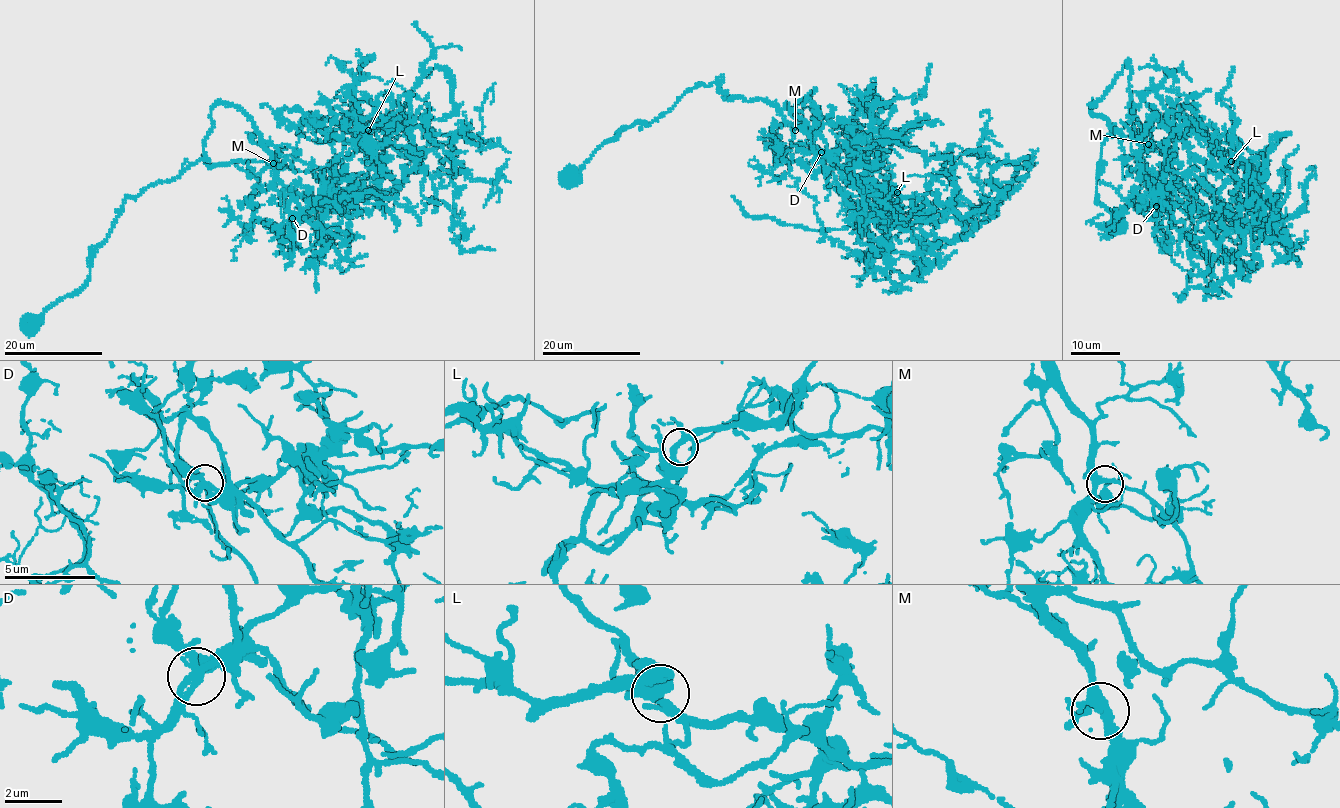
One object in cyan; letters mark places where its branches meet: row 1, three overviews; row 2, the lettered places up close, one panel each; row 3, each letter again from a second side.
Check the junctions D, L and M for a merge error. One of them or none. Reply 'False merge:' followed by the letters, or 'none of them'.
False merge: D

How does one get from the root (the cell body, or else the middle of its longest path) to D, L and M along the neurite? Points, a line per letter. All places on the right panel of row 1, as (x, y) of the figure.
D: (1115, 225), (1097, 202), (1101, 146), (1114, 124), (1090, 110), (1127, 62), (1157, 206)
L: (1115, 225), (1097, 202), (1114, 124), (1090, 110), (1127, 62), (1159, 197), (1213, 194), (1236, 179), (1231, 161)
M: (1115, 225), (1113, 213), (1097, 202), (1101, 146), (1114, 124), (1090, 110), (1127, 62), (1131, 105), (1148, 144)

